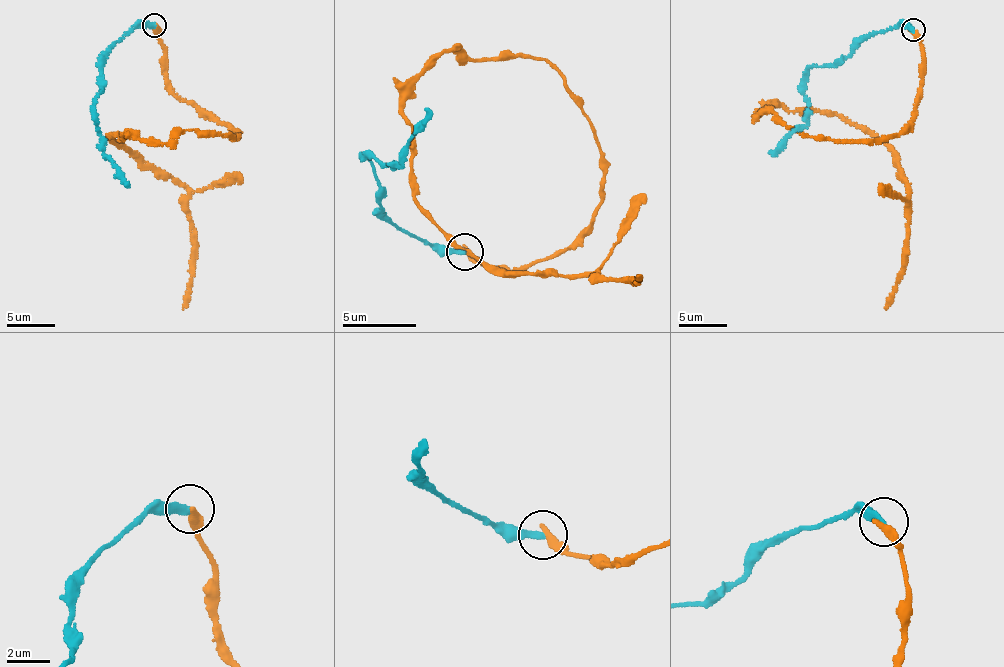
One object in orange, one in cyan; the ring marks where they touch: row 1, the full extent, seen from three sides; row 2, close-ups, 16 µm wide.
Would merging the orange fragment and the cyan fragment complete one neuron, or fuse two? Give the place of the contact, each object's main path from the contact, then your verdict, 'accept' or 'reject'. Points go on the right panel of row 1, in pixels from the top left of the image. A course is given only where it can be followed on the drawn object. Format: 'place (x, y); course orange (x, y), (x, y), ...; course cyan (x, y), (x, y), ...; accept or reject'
place (913, 29); course orange (914, 30), (921, 93), (902, 133), (819, 140), (755, 116), (836, 112), (888, 147), (908, 198), (886, 309); course cyan (914, 30), (908, 27), (876, 32), (846, 57), (806, 70), (803, 93), (807, 123), (792, 129), (769, 153); reject

